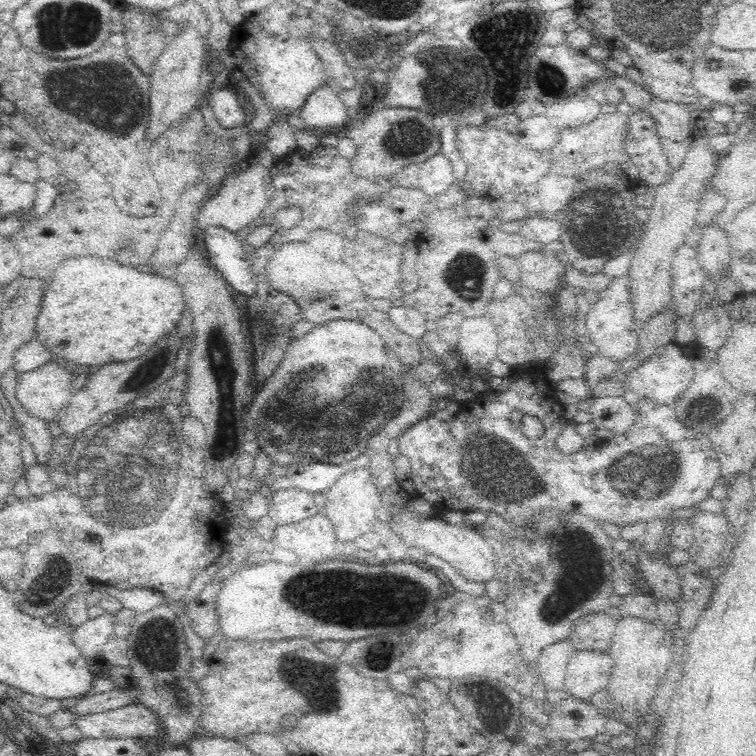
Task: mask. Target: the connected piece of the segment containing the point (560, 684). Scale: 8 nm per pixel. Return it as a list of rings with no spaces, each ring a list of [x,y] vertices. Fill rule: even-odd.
[[[564,640],[547,646],[540,651],[536,666],[538,666],[547,690],[560,689],[566,692],[568,664],[573,652],[576,650],[570,641]]]

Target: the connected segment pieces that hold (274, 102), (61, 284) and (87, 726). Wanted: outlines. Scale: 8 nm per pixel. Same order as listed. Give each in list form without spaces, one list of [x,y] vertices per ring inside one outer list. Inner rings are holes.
[[[272,4],[272,8],[264,8],[263,14],[251,14],[249,20],[244,20],[242,26],[236,28],[230,50],[237,58],[237,70],[244,73],[274,114],[298,114],[308,97],[331,82],[323,61],[312,49],[312,36],[308,34],[333,38],[333,43],[336,44],[336,36],[340,34],[340,30],[335,25],[328,24],[322,14],[314,14],[304,8],[300,10],[292,4]],[[292,14],[296,14],[296,20],[292,20]],[[292,24],[296,24],[296,28],[292,28]]]
[[[102,258],[66,260],[56,268],[36,320],[38,340],[76,365],[104,366],[146,354],[182,318],[182,288],[170,278],[142,274]]]
[[[141,704],[123,706],[108,712],[80,715],[73,724],[78,727],[85,738],[152,738],[160,732],[161,722],[155,713]]]

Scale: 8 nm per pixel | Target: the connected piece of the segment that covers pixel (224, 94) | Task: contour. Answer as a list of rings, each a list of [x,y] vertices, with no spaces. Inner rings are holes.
[[[218,88],[207,97],[219,124],[224,128],[238,128],[242,132],[244,108],[236,99],[236,92],[230,88]]]

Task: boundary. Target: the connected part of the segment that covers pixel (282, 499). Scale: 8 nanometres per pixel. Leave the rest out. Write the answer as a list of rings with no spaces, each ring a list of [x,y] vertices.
[[[296,488],[274,490],[271,494],[268,512],[276,524],[296,524],[316,514],[316,502],[312,494]]]

